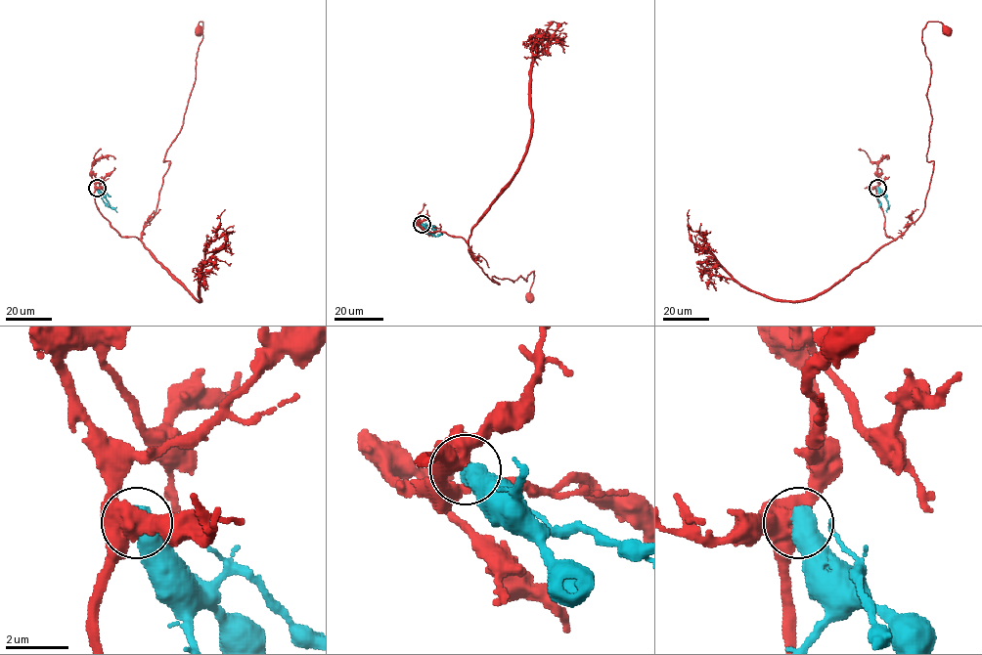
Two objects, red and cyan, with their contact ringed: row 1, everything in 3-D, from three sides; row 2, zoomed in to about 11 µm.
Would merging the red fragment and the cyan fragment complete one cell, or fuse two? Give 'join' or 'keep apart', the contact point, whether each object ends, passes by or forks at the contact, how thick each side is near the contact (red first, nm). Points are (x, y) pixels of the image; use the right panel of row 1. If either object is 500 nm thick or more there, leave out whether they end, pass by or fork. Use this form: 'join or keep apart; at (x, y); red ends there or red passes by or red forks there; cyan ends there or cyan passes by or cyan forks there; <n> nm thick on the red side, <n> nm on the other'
keep apart; at (877, 188); 480 nm thick on the red side, 700 nm on the other

